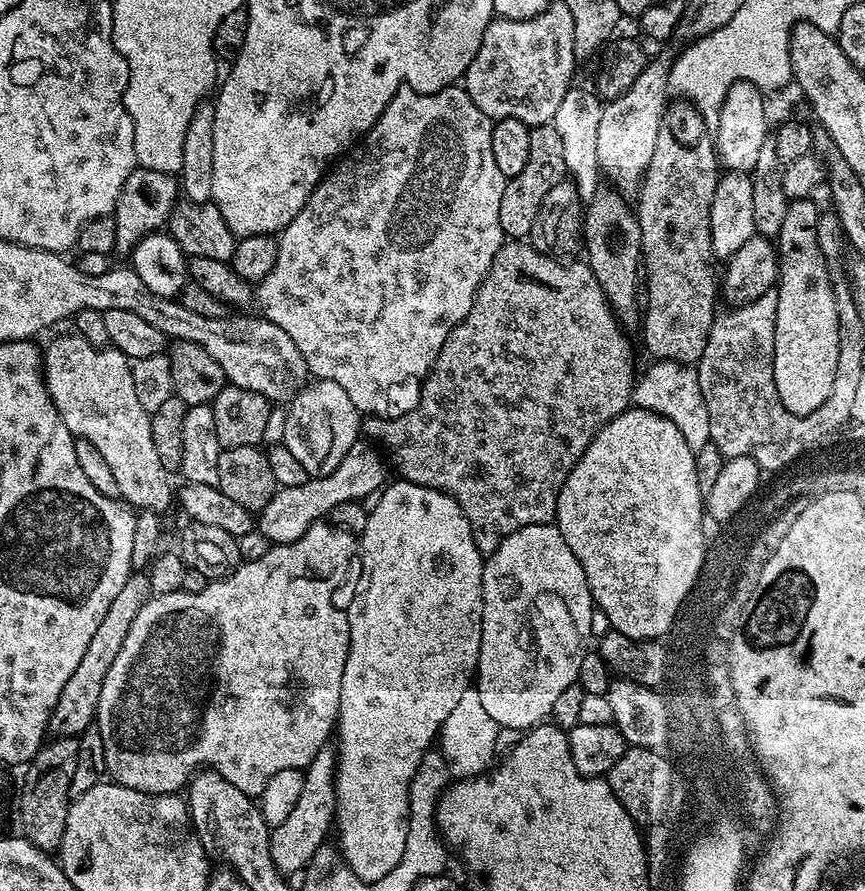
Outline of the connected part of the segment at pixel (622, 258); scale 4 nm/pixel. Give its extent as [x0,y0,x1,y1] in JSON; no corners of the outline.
[582,190,642,329]

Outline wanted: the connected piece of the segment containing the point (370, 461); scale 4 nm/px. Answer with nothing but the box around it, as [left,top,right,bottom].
[256,440,387,544]

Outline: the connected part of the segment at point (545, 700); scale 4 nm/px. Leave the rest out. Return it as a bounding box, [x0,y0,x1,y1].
[474,523,593,730]

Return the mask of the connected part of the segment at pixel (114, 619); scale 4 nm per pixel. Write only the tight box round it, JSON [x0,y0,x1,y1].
[48,571,154,738]

